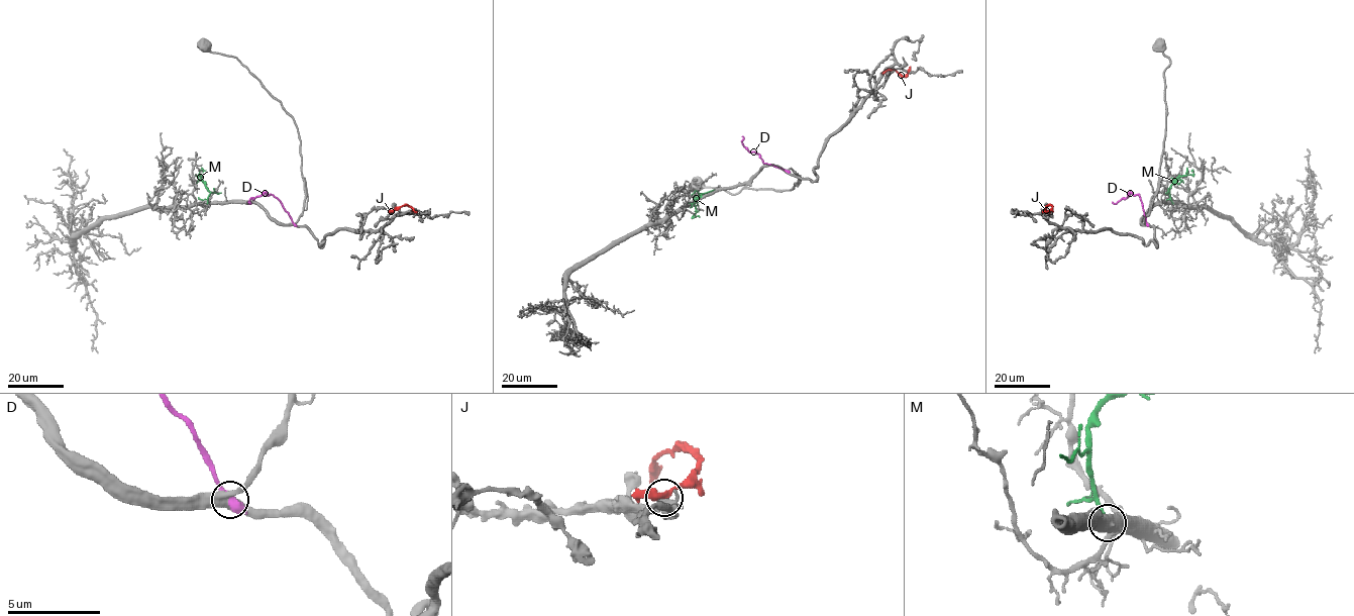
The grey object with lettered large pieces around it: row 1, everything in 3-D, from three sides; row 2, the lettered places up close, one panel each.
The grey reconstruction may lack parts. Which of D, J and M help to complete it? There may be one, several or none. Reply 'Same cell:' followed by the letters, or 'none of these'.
Same cell: M

